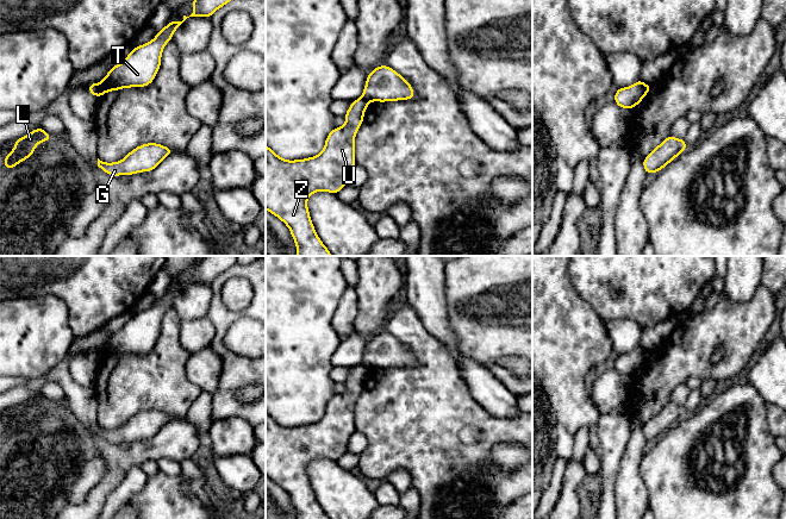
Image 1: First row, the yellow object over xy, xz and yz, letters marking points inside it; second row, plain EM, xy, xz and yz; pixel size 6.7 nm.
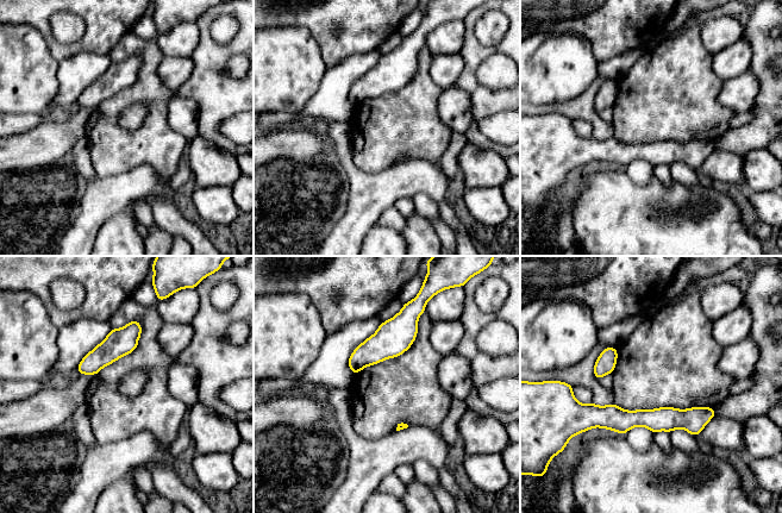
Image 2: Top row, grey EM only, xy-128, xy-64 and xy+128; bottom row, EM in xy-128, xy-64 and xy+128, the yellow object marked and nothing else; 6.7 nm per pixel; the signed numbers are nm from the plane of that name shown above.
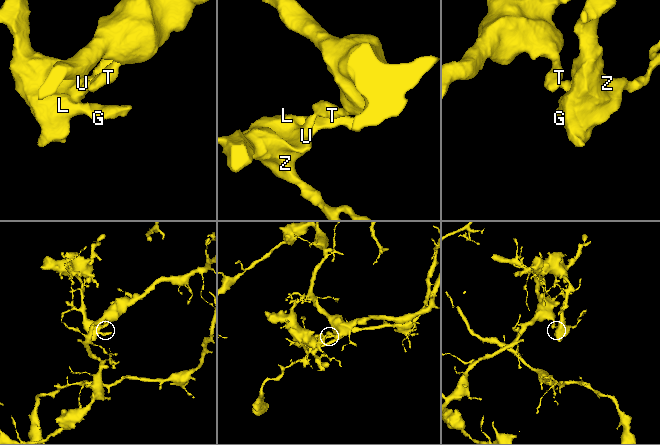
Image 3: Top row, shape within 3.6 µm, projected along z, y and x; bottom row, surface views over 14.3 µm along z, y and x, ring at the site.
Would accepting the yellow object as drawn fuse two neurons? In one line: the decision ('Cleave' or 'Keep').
Cleave

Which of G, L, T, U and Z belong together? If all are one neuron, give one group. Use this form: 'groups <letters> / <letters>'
groups G L U Z / T

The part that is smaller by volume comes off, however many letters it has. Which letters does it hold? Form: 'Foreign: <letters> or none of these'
Foreign: G, L, U, Z

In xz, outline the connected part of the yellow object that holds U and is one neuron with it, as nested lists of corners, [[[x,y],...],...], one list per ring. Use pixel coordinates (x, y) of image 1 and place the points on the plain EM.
[[[362,364],[351,369],[344,382],[347,390],[335,394],[329,400],[323,418],[317,423],[287,427],[266,412],[266,476],[288,493],[297,512],[297,519],[330,519],[317,502],[310,486],[307,464],[319,457],[337,461],[347,452],[349,439],[356,432],[354,407],[363,389],[368,370]]]

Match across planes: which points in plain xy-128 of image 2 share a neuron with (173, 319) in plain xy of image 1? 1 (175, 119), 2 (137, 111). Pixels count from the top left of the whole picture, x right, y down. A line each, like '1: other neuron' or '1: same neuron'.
1: other neuron
2: other neuron

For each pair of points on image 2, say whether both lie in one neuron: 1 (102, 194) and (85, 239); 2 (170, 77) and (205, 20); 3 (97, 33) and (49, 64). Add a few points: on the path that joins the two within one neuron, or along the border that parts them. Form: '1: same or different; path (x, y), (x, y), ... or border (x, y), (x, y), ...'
1: same; path (98, 205), (85, 229)
2: different; border (192, 57), (193, 72), (183, 85)
3: different; border (42, 35), (50, 54), (58, 62)

